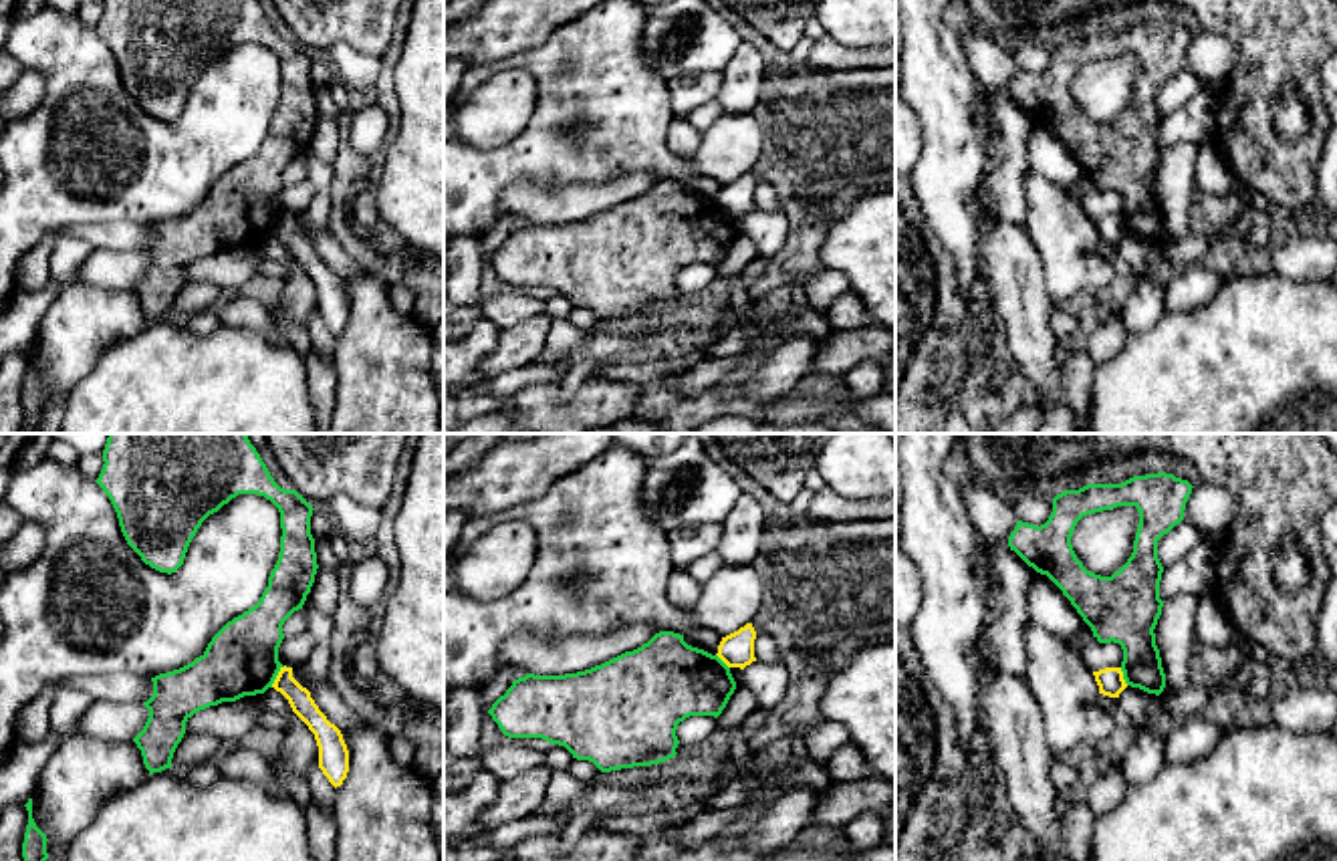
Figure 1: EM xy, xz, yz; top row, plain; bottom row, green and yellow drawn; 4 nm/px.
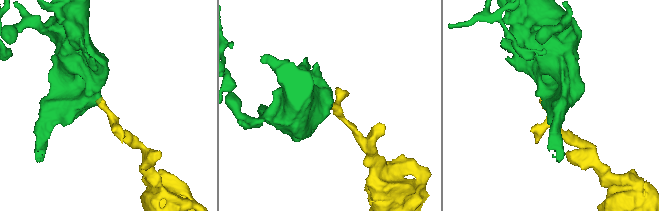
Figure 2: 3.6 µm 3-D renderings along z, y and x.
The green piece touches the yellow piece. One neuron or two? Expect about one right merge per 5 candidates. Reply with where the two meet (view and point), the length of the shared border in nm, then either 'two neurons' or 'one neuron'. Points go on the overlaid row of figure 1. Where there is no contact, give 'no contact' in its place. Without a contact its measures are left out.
xy (277, 674) | 110 nm | two neurons

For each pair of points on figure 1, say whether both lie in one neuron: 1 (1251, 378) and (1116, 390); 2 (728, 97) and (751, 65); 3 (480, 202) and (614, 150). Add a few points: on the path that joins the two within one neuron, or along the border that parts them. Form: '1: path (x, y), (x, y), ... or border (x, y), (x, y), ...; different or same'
1: path (1217, 390), (1150, 390); same
2: path (737, 89), (749, 73); same
3: path (509, 168), (519, 160), (551, 150), (579, 150); same

